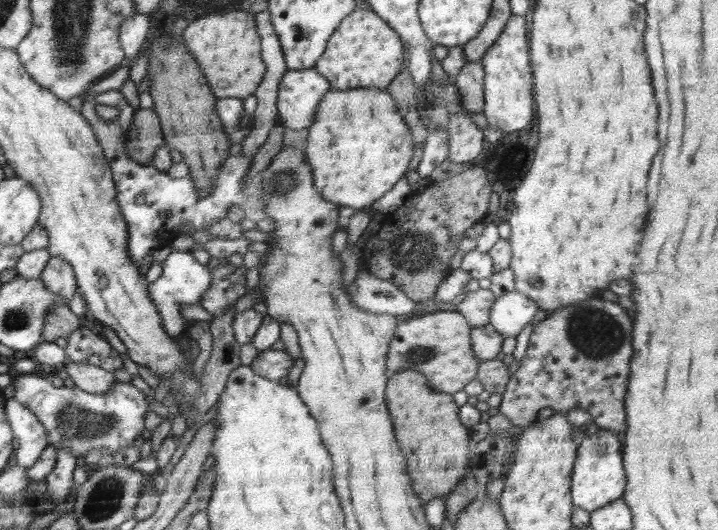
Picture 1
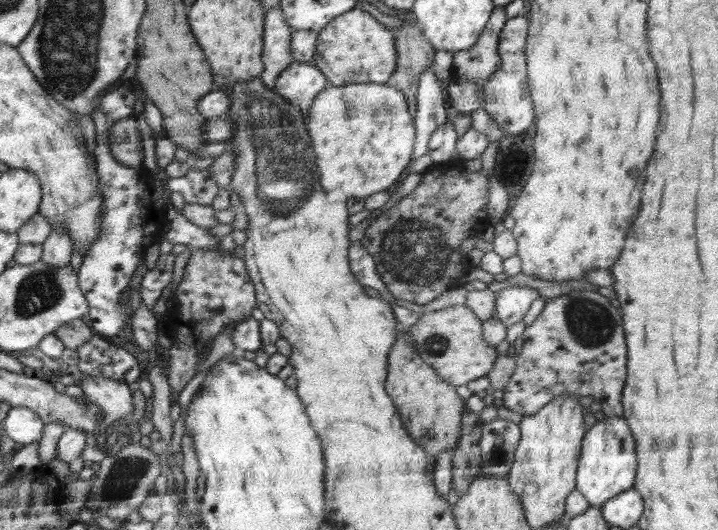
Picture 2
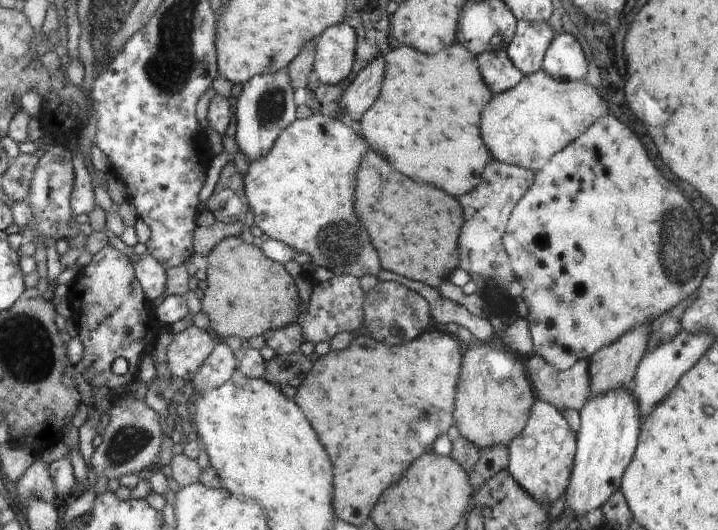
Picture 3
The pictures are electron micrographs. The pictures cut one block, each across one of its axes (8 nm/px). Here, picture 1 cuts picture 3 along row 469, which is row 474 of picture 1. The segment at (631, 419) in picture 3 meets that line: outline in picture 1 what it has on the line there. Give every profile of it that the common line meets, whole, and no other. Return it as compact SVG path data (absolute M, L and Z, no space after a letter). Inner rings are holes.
M596 428L583 435L572 477L572 502L591 513L612 501L619 500L626 489L623 443L616 431Z

